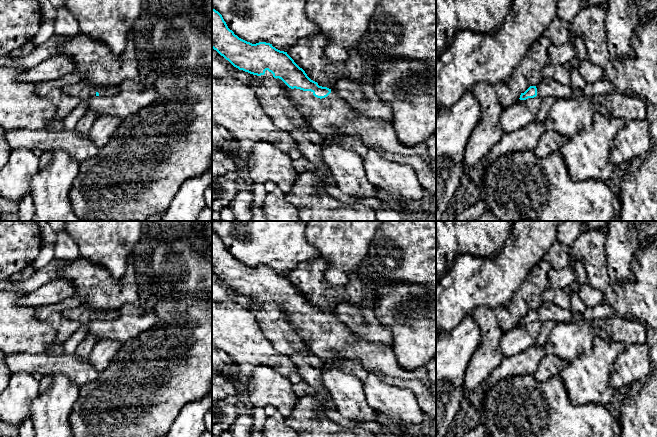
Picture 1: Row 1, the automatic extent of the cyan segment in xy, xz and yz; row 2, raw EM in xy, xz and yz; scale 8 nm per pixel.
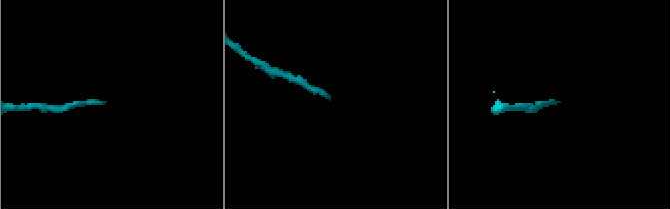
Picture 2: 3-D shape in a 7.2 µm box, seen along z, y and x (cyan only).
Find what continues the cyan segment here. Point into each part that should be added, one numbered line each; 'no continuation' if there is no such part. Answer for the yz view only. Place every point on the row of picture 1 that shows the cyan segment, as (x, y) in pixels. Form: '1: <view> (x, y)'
1: yz (547, 87)

